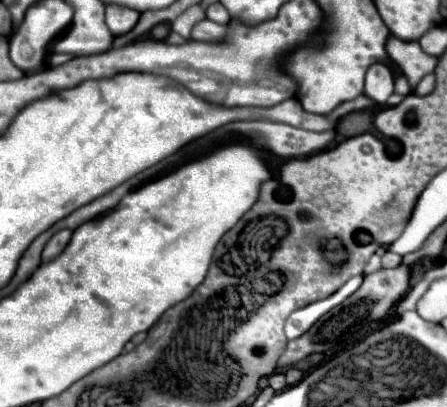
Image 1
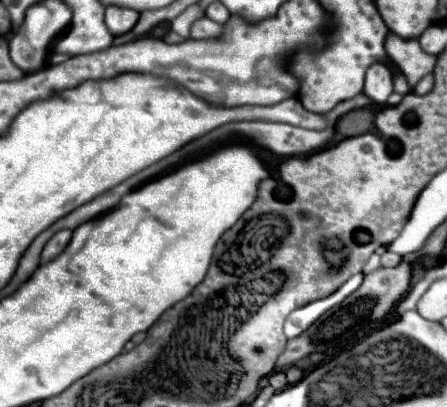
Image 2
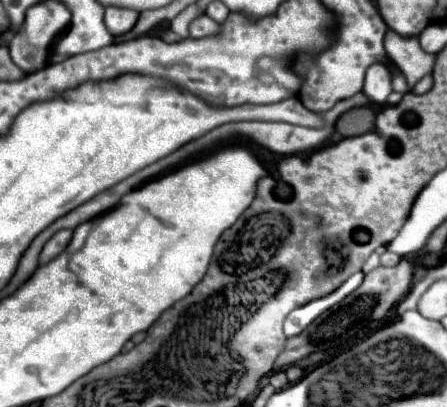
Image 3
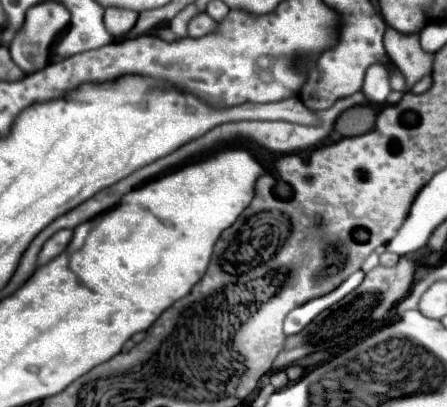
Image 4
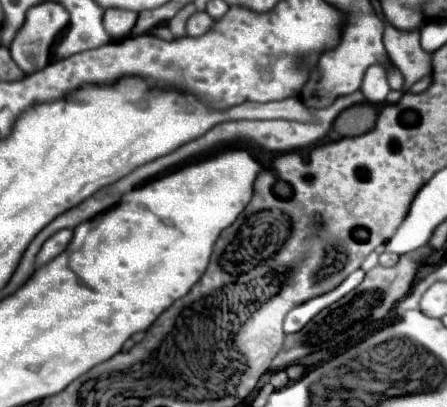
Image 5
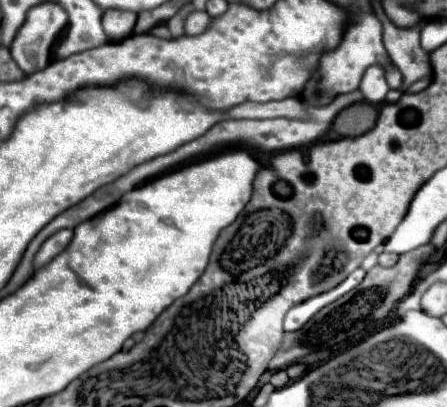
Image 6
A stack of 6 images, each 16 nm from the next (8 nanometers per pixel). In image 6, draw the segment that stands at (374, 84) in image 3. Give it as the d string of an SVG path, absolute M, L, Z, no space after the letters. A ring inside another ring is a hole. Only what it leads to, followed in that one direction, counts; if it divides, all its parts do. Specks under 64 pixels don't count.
M370 66L360 82L360 92L364 94L364 98L372 104L382 104L386 94L388 94L390 86L386 82L384 76L384 68L382 66Z

